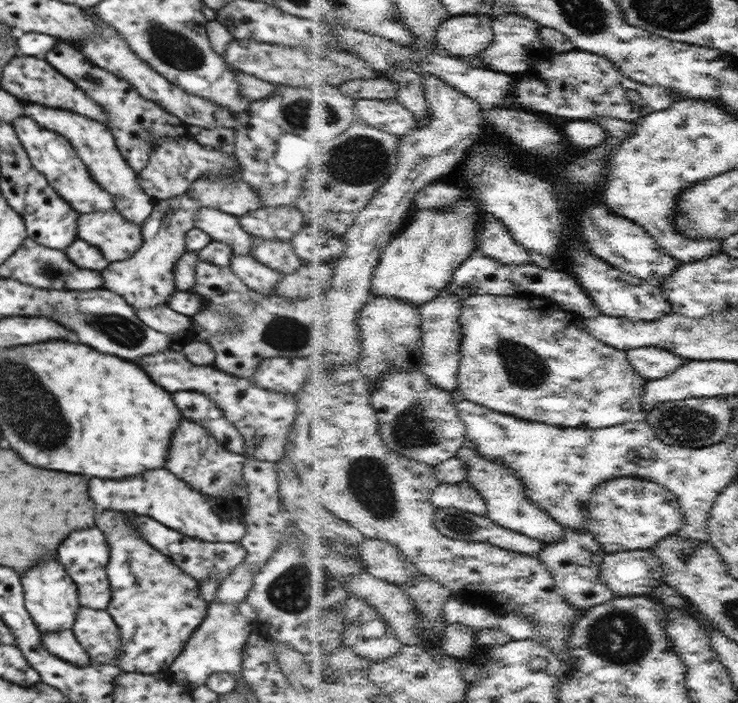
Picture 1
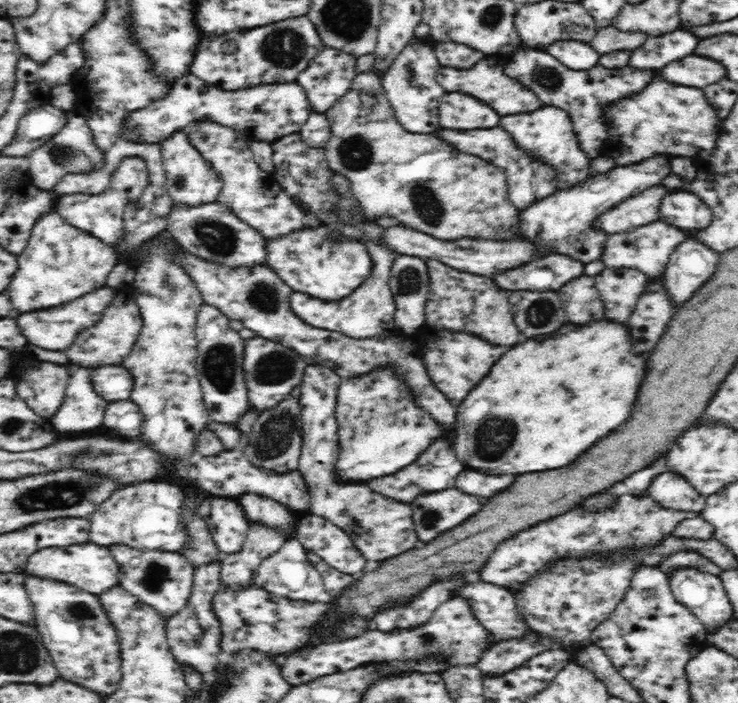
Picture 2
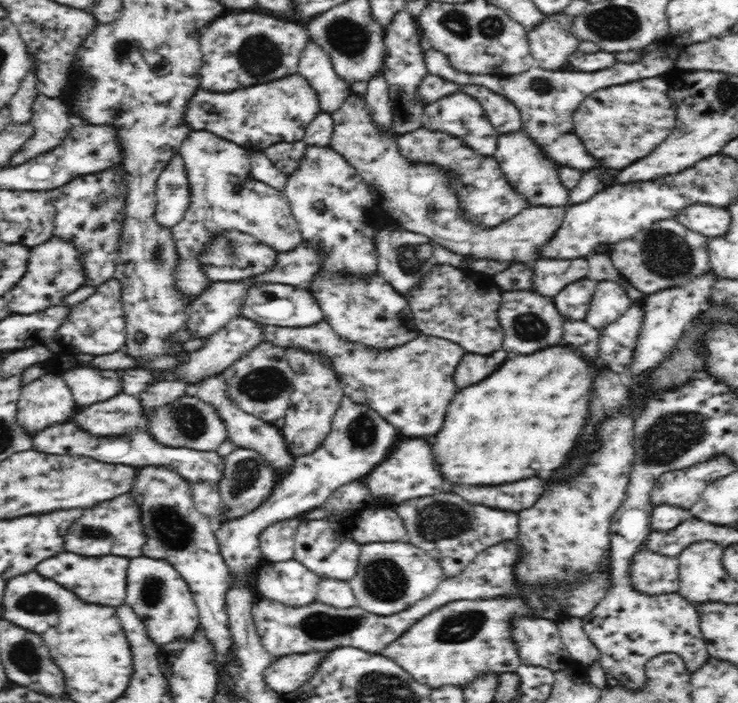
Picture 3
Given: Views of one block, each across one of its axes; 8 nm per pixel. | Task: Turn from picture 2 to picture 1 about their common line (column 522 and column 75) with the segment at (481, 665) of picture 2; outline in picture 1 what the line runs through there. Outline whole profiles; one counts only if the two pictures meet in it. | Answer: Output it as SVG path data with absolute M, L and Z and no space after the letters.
M71 629L64 632L41 632L41 634L42 645L50 655L75 665L94 663L82 645L77 642Z

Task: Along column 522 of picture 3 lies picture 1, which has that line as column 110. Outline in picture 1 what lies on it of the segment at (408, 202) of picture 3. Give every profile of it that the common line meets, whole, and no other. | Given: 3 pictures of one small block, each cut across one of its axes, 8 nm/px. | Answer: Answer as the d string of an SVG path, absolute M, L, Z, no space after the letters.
M117 211L110 216L101 212L79 214L77 238L102 250L106 260L118 262L130 258L143 243L142 225L131 223Z

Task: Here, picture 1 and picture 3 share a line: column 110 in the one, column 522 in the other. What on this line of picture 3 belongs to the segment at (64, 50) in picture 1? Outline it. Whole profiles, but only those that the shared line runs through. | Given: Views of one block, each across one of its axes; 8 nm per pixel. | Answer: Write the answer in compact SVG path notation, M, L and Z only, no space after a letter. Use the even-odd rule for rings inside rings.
M662 43L650 44L643 48L644 58L634 62L634 64L626 64L626 62L616 62L614 54L610 52L596 52L586 54L585 52L572 52L568 56L567 70L544 70L536 66L514 74L506 76L506 78L498 78L498 76L474 76L474 74L466 74L460 72L449 63L448 57L439 50L432 48L425 55L425 63L429 74L439 76L444 80L461 84L476 84L476 86L484 86L496 94L500 94L516 105L521 116L521 130L536 142L536 145L542 149L542 153L548 159L554 160L554 163L561 167L572 168L580 171L584 175L589 170L604 168L598 159L591 156L580 137L574 132L573 114L580 106L580 103L588 96L600 90L600 88L608 88L608 86L616 86L616 84L628 84L640 78L652 78L660 76L664 72L668 72L670 68L674 68L674 60L672 57L664 56L664 48L660 48ZM616 62L616 64L614 64ZM614 64L614 66L612 66ZM612 66L612 68L610 68ZM606 68L606 70L602 70ZM574 70L582 70L582 72L574 72ZM600 70L600 72L596 72Z

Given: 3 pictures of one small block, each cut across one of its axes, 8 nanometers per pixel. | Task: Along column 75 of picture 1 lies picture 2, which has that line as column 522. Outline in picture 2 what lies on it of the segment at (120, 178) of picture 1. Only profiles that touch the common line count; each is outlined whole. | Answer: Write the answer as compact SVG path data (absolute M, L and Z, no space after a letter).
M543 106L534 112L506 115L499 120L500 126L512 136L515 144L525 154L546 162L555 169L556 190L569 189L593 176L591 159L583 153L574 133L570 115L560 107Z

